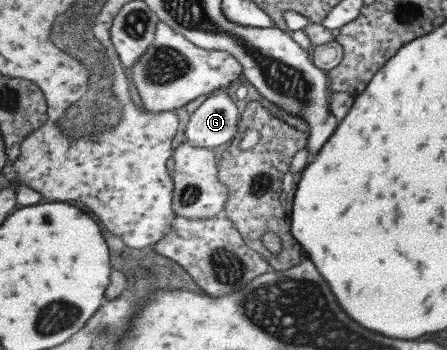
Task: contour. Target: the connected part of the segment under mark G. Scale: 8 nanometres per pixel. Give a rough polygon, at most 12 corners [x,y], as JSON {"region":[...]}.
{"region":[[216,90],[192,114],[185,135],[215,149],[239,134],[239,104]]}

